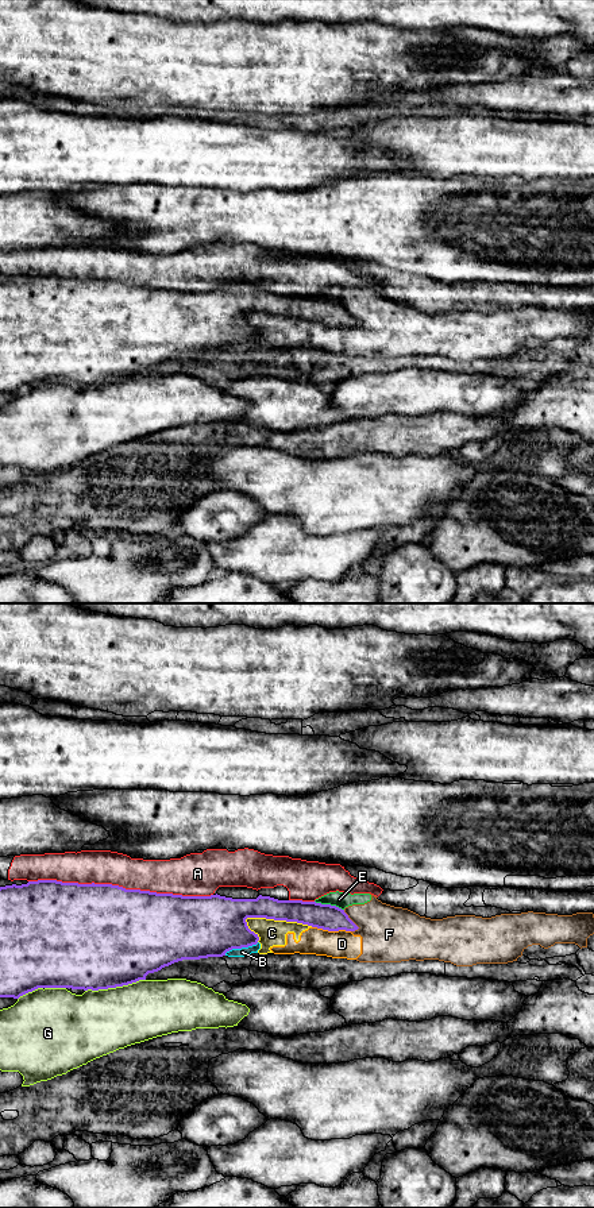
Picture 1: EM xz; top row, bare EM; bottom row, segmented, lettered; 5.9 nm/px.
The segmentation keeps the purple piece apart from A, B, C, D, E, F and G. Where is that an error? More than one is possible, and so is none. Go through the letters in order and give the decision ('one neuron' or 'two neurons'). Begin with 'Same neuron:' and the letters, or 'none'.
Same neuron: none
A: two neurons
B: two neurons
C: two neurons
D: two neurons
E: two neurons
F: two neurons
G: two neurons

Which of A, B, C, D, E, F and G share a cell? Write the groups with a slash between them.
A / B C D E F / G

